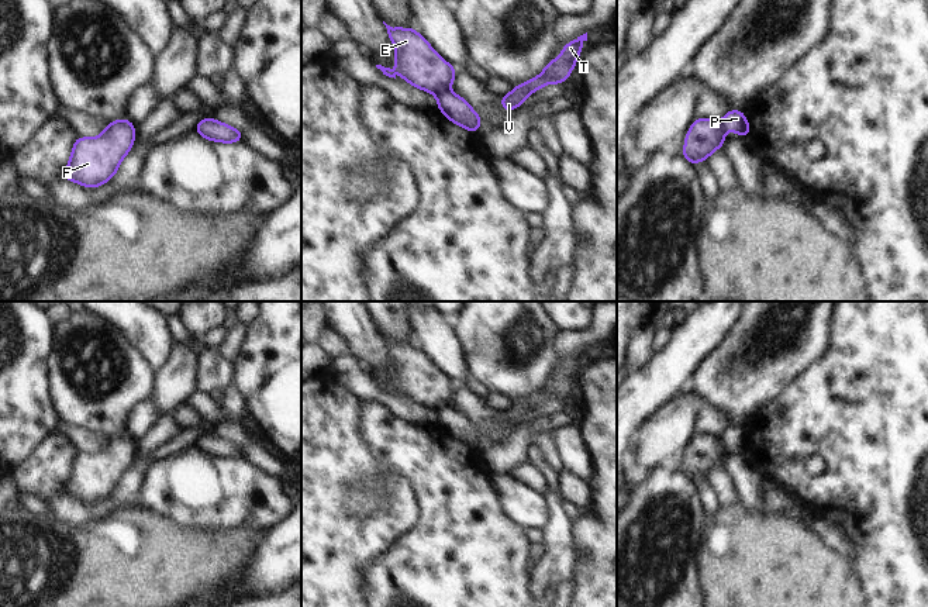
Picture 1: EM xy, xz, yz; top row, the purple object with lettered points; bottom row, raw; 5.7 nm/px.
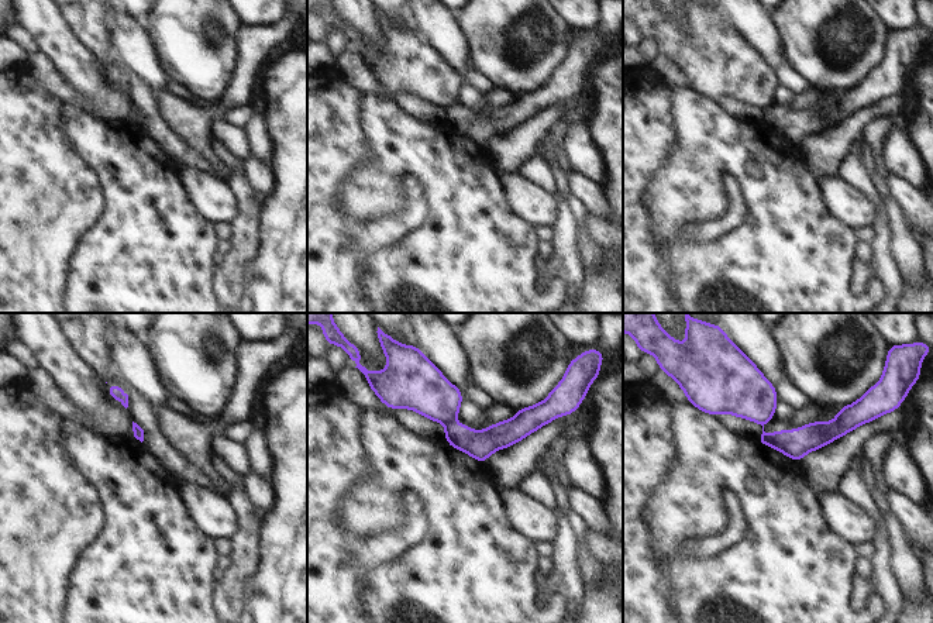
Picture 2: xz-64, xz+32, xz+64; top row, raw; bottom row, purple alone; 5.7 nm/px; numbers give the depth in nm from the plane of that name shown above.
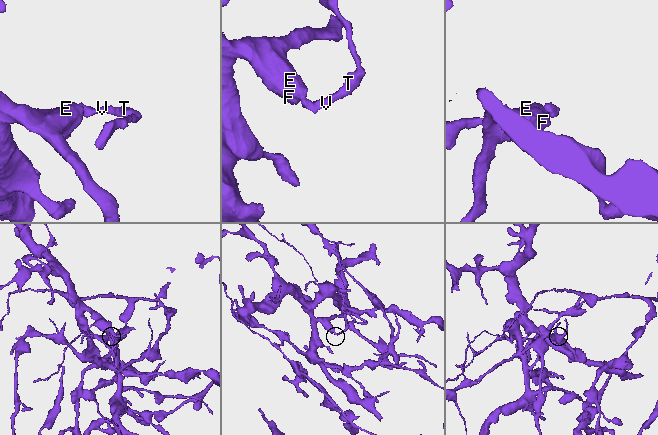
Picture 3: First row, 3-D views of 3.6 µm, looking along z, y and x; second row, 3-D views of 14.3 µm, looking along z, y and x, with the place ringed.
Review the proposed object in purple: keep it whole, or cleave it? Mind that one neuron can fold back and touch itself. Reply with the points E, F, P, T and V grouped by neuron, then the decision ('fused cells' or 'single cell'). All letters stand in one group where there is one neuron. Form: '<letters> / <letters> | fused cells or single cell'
E F / P T V | fused cells

